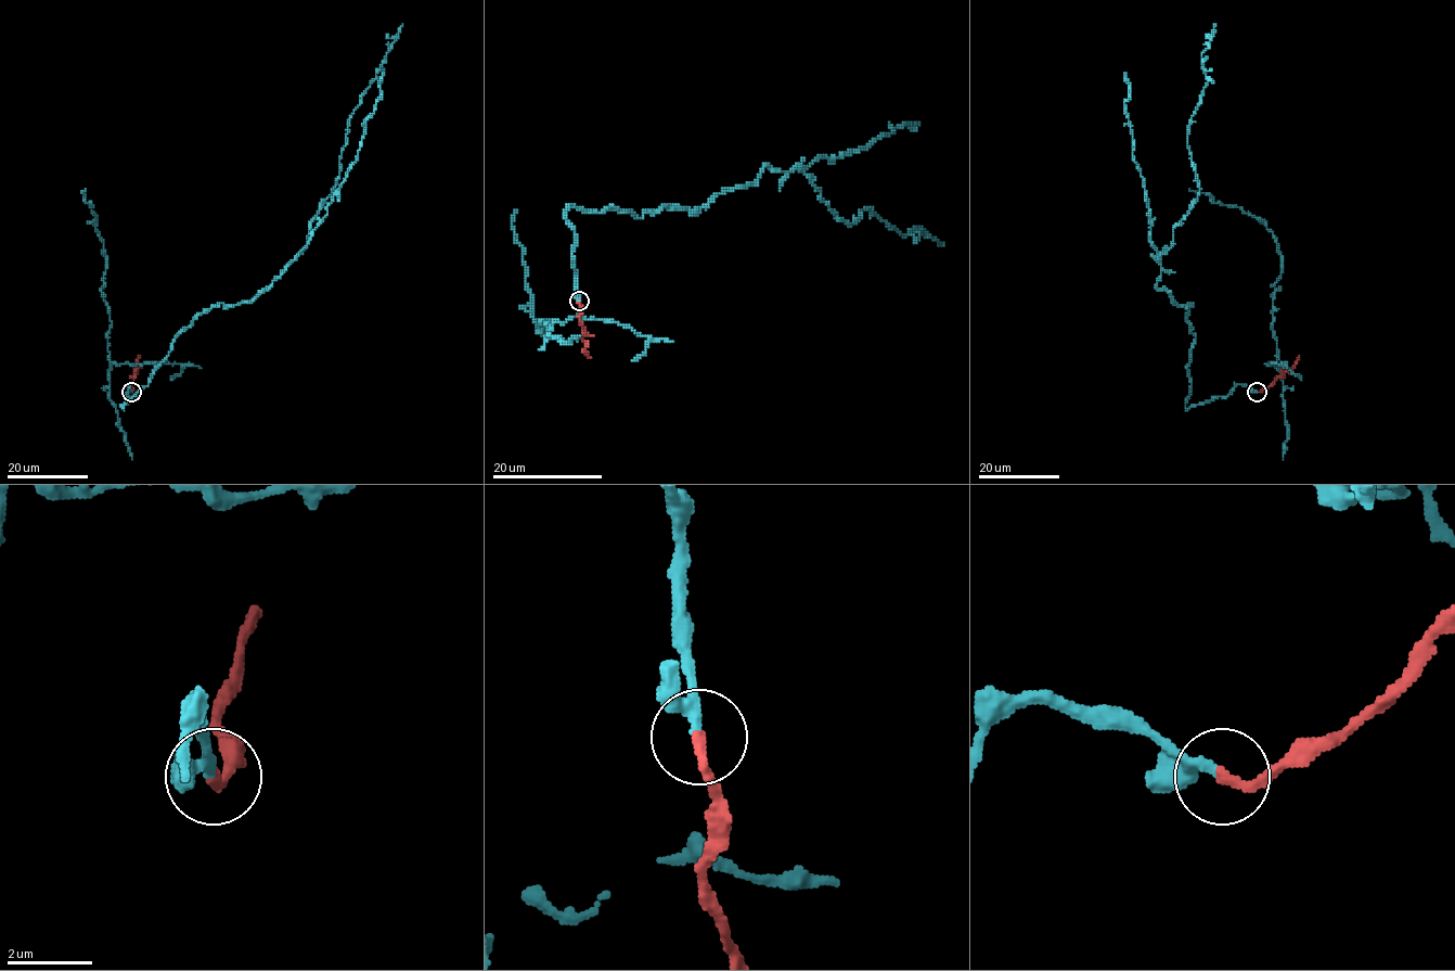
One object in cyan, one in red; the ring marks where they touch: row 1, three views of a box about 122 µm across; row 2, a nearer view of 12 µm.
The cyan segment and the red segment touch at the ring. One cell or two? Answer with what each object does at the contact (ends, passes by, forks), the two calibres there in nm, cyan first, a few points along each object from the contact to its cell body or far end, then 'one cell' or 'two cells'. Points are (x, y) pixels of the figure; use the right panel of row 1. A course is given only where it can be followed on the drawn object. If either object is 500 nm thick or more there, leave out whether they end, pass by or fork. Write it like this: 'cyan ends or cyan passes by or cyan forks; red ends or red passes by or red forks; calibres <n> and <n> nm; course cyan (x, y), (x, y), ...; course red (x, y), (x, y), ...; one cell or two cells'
cyan passes by; red ends; calibres 200 and 260 nm; course cyan (1256, 392), (1185, 408), (1193, 305), (1156, 284), (1199, 193), (1187, 126), (1208, 35); course red (1257, 392), (1290, 372), (1299, 356); one cell

